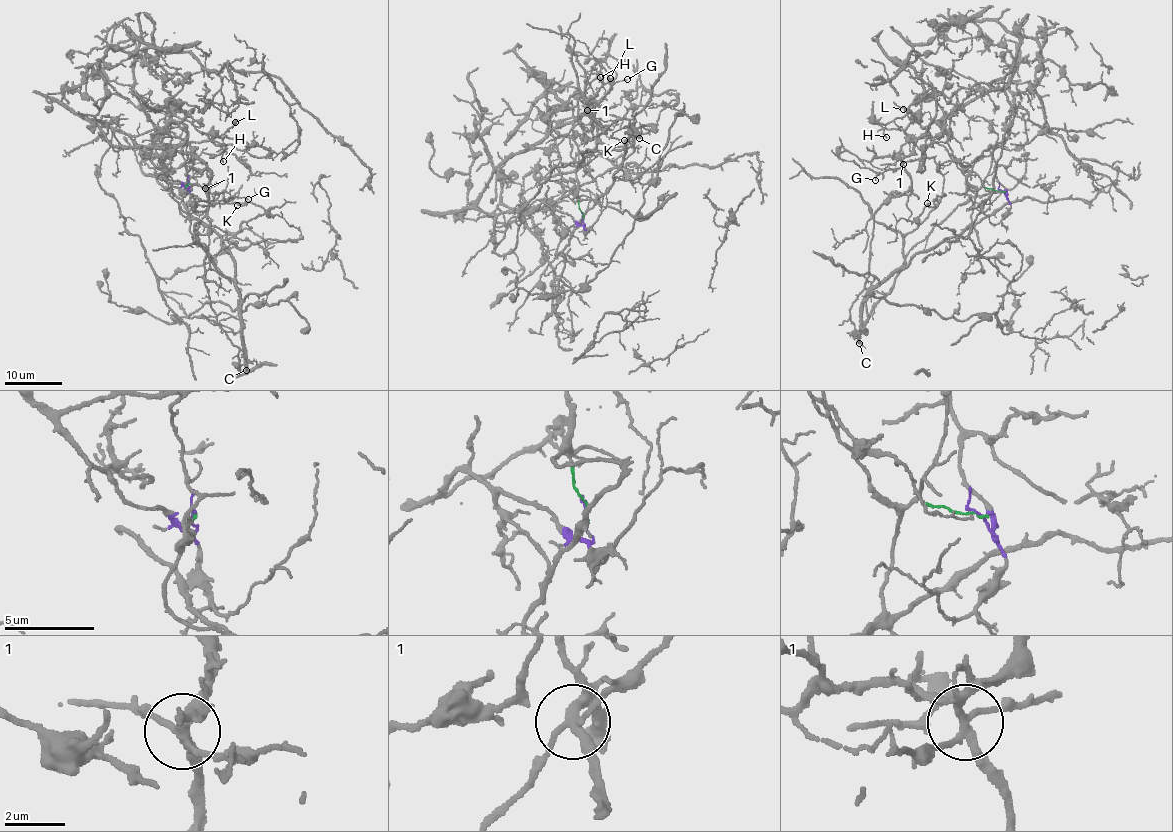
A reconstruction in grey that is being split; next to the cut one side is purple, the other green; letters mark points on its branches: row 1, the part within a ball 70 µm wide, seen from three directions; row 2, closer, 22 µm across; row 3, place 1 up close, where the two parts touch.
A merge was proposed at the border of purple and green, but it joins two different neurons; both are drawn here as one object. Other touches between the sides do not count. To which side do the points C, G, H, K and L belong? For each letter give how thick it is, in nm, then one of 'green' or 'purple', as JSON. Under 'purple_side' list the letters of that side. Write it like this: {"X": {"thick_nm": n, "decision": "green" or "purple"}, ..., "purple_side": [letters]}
{"C": {"thick_nm": 440, "decision": "green"}, "G": {"thick_nm": 90, "decision": "green"}, "H": {"thick_nm": 160, "decision": "purple"}, "K": {"thick_nm": 110, "decision": "green"}, "L": {"thick_nm": 550, "decision": "purple"}, "purple_side": ["H", "L"]}

